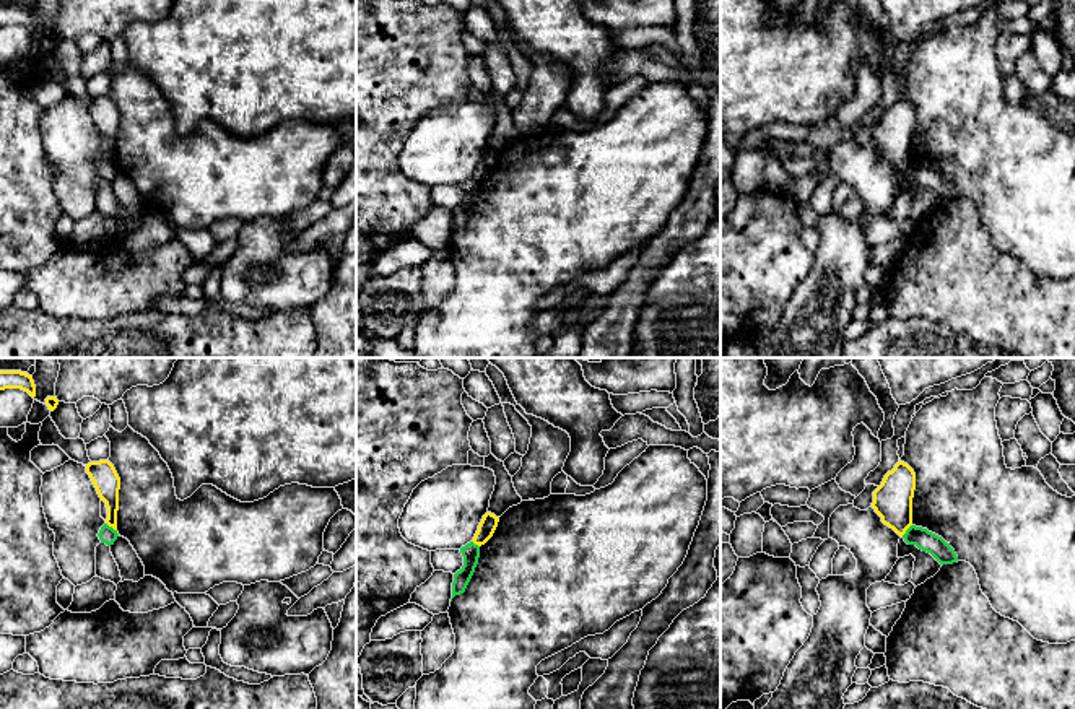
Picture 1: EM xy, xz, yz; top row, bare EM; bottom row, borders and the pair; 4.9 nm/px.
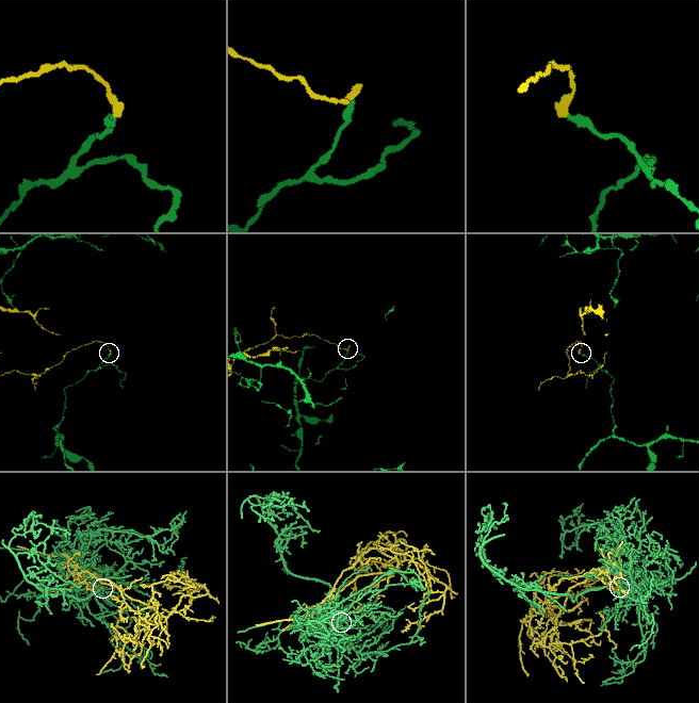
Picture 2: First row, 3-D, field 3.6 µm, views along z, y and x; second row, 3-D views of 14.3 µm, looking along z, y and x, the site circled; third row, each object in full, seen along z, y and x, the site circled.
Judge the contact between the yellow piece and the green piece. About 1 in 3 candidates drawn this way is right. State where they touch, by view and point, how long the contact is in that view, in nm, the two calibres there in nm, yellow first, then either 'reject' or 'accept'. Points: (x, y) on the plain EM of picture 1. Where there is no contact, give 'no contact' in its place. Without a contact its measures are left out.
contact xy (113, 163); length 90 nm; calibres 130 and 90 nm; reject

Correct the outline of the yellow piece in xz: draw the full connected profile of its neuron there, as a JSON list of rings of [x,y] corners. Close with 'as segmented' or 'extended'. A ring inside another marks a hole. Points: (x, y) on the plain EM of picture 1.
[[[486,148],[472,177],[478,182],[485,181],[493,172],[498,163],[498,158],[499,158],[499,153],[496,153],[491,148]]]; as segmented

